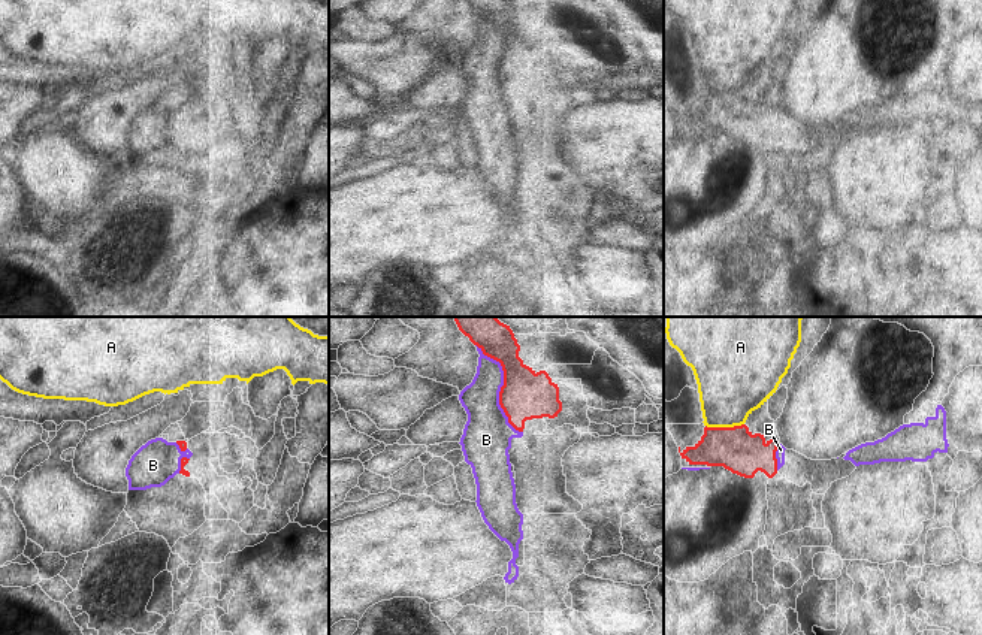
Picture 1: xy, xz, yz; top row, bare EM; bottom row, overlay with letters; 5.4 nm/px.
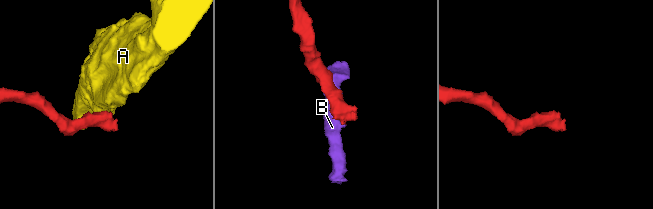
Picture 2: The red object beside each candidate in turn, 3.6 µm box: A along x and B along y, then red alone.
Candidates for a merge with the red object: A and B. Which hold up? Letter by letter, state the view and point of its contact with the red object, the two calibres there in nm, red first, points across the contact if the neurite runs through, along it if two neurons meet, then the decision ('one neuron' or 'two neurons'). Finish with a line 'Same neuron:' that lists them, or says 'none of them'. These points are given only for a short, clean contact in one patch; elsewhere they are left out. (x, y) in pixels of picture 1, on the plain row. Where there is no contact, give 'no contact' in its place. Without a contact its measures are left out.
A: meets red in yz at (724, 93); 240 nm thick on the red side, 360 nm on the other; border along yz (743, 88), (706, 91); two neurons
B: meets red in xz at (501, 53); 260 nm thick on the red side, 240 nm on the other; two neurons
Same neuron: none of them

